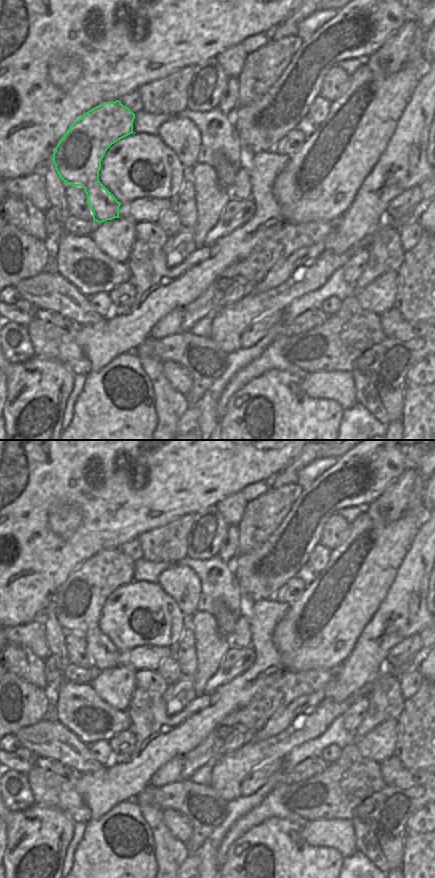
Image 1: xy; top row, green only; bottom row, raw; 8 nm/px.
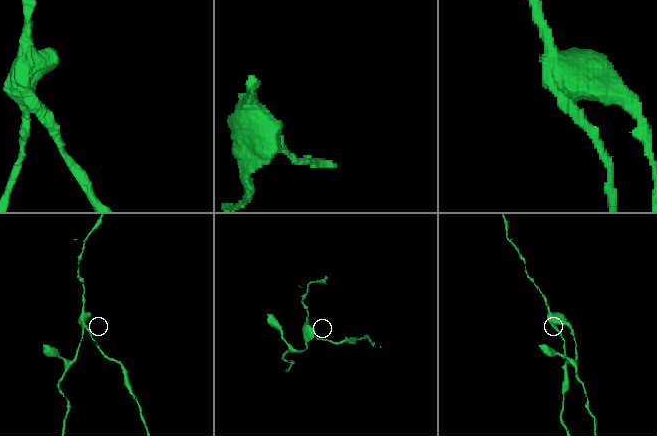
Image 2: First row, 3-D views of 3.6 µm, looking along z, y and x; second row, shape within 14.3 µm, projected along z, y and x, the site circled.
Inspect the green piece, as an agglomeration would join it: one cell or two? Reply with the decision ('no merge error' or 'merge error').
merge error

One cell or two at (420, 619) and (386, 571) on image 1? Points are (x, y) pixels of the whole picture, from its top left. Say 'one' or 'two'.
two

